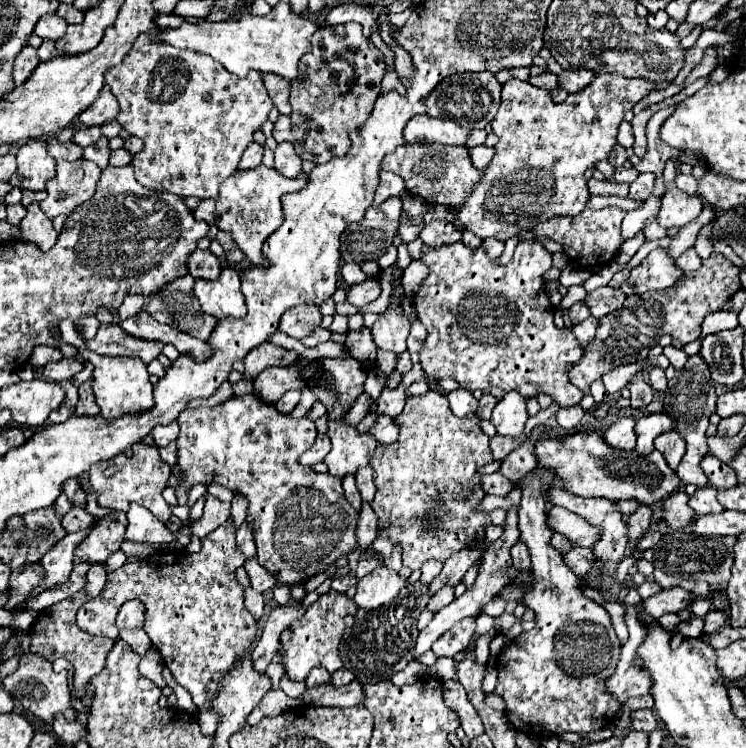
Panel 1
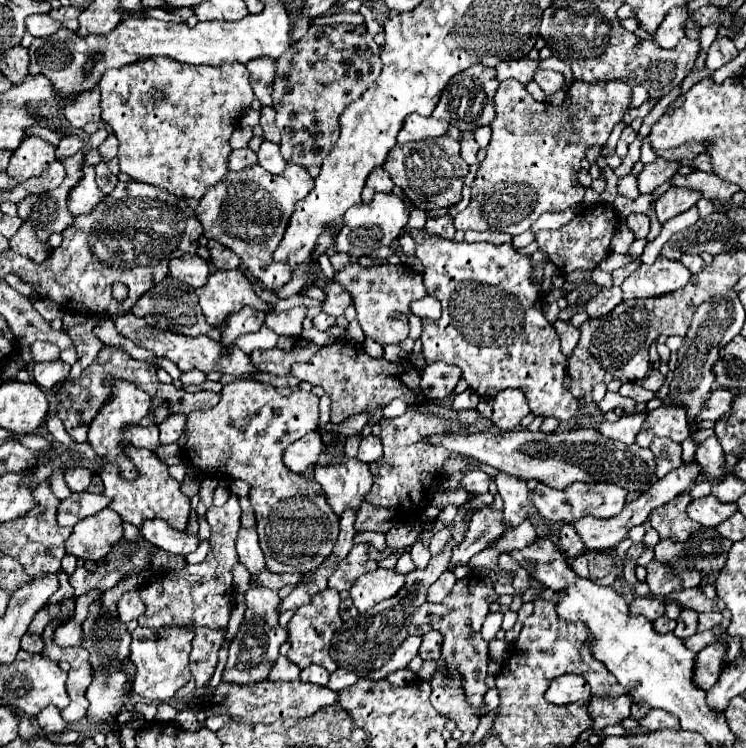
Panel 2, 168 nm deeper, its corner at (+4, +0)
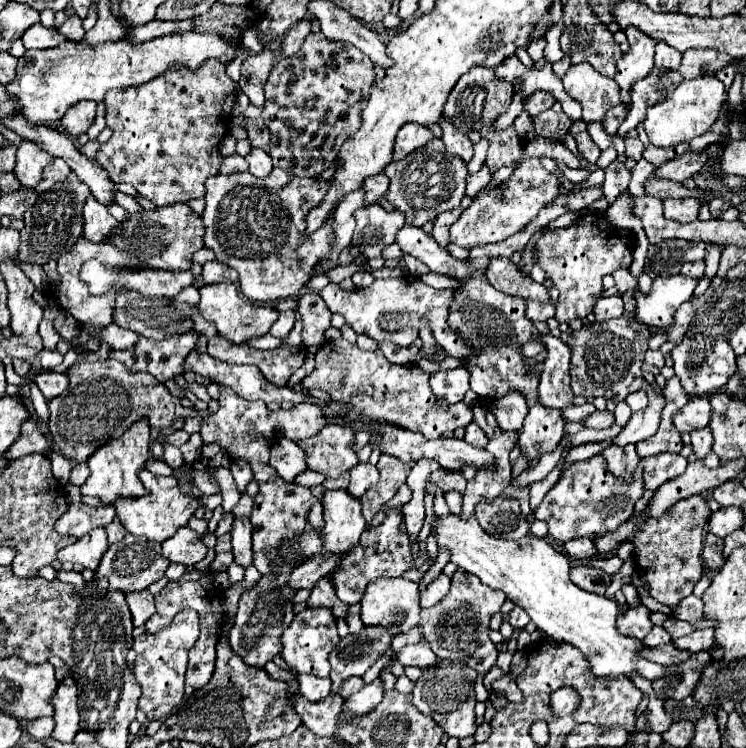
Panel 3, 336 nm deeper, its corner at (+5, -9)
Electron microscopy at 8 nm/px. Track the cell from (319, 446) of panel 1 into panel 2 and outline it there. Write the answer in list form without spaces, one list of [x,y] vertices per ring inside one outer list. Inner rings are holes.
[[[317,431],[305,435],[303,439],[291,443],[283,453],[283,463],[295,473],[303,473],[309,465],[315,465],[319,453],[323,451],[323,441]]]

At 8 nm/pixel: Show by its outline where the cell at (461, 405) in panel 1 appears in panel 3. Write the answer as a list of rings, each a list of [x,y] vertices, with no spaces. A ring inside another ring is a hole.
[[[472,422],[472,424],[468,424],[468,426],[466,426],[466,436],[464,436],[464,440],[466,440],[468,444],[480,446],[480,448],[484,448],[484,446],[486,446],[486,442],[488,442],[488,438],[486,438],[484,430],[482,430],[476,422]]]

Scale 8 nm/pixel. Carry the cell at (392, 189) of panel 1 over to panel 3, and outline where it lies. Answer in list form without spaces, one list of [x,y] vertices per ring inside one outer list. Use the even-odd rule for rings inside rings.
[[[378,174],[378,176],[370,176],[364,180],[364,206],[370,206],[370,204],[376,204],[380,198],[386,196],[388,192],[388,180],[386,180],[386,174]]]

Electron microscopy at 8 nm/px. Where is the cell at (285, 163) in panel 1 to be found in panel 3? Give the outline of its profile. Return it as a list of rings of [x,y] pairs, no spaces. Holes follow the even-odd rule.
[[[252,148],[252,152],[246,156],[246,160],[250,164],[250,172],[258,178],[266,178],[274,168],[270,156],[264,150],[258,150],[258,148]]]

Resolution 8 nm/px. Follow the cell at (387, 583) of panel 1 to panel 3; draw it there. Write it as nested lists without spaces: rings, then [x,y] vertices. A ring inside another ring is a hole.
[[[378,578],[368,584],[364,598],[360,600],[362,622],[368,624],[400,624],[402,630],[410,630],[420,620],[418,584],[406,578]]]

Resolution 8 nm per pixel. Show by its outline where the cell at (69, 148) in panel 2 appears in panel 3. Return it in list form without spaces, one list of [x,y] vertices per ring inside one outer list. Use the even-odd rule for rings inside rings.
[[[54,158],[52,166],[48,166],[48,168],[44,170],[42,182],[36,186],[36,190],[38,190],[38,192],[46,192],[46,190],[50,190],[56,182],[66,180],[68,174],[70,174],[70,166],[68,166],[66,162],[62,162],[60,158]]]

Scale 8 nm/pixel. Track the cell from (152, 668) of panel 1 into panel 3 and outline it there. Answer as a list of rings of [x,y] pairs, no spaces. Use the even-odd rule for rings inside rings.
[[[182,610],[174,616],[172,624],[166,630],[156,634],[140,634],[134,638],[134,676],[142,688],[138,708],[148,716],[148,720],[164,720],[182,700],[184,700],[184,672],[188,666],[188,652],[198,640],[200,626],[198,614],[194,610]]]

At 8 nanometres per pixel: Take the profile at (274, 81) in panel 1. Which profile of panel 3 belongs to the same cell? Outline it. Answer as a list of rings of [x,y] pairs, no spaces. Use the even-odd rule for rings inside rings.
[[[262,50],[256,56],[250,56],[242,62],[240,90],[250,98],[250,102],[258,108],[264,108],[264,84],[274,68],[274,52]]]

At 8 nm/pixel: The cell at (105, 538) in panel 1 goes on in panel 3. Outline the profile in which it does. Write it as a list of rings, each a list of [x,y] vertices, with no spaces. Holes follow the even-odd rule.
[[[92,528],[86,536],[78,538],[74,544],[62,548],[58,552],[58,560],[80,564],[82,568],[96,570],[108,546],[110,544],[108,544],[106,530],[104,528]]]

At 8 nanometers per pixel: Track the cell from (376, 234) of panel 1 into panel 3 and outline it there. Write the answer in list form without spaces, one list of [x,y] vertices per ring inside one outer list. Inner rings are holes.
[[[380,204],[364,206],[356,214],[356,228],[352,246],[366,258],[382,256],[384,246],[396,242],[396,232],[404,226],[404,214],[394,210],[386,212]]]

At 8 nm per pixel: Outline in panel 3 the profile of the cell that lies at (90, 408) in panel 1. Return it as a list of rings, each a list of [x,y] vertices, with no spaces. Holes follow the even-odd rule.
[[[118,360],[72,364],[66,374],[70,376],[68,390],[48,402],[48,430],[56,450],[60,450],[72,462],[86,462],[98,446],[118,438],[134,420],[142,416],[150,418],[150,426],[168,428],[174,420],[190,418],[196,414],[212,414],[208,408],[184,408],[180,398],[172,396],[162,382],[154,380],[154,376],[148,372],[130,372]]]

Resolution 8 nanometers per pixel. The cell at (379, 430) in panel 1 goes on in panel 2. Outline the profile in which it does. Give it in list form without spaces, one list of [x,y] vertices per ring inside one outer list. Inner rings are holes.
[[[373,435],[369,437],[363,437],[361,439],[361,445],[359,445],[359,455],[357,459],[363,461],[363,463],[375,463],[379,461],[383,455],[383,447],[381,447],[381,441]]]

